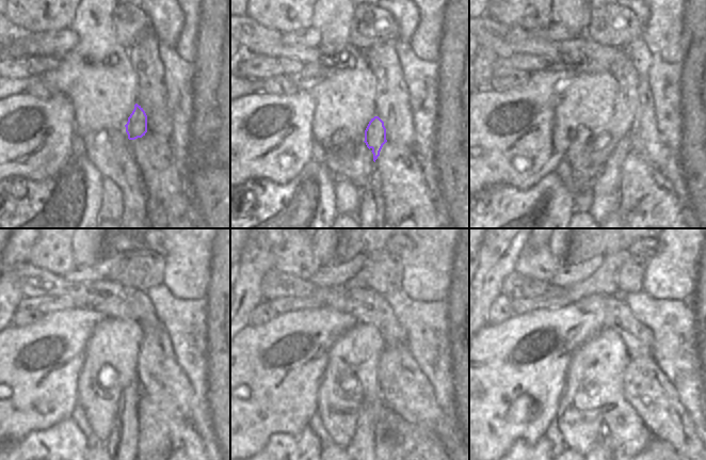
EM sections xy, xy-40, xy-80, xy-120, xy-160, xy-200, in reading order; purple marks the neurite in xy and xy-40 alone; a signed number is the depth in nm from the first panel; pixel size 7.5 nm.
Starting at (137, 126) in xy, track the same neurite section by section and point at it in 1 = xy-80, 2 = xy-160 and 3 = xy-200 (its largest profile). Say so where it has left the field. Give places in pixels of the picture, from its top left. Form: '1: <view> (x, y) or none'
1: xy-80 (605, 189)
2: xy-160 (363, 444)
3: xy-200 (599, 445)

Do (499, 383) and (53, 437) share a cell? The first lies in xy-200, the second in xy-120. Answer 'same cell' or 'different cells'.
different cells

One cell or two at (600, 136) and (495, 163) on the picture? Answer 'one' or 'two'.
two

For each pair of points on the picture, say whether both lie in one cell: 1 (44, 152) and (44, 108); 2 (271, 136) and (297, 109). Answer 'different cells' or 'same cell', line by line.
1: same cell
2: same cell

